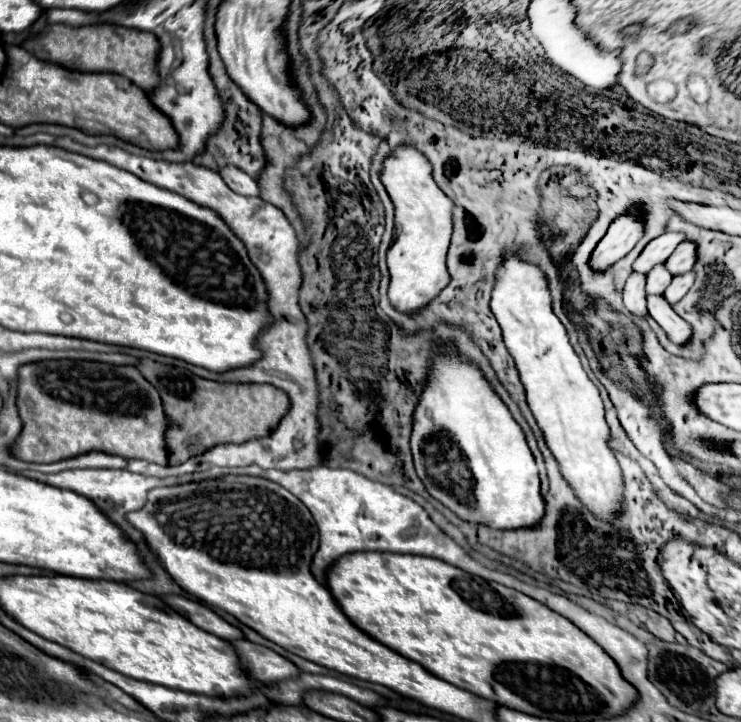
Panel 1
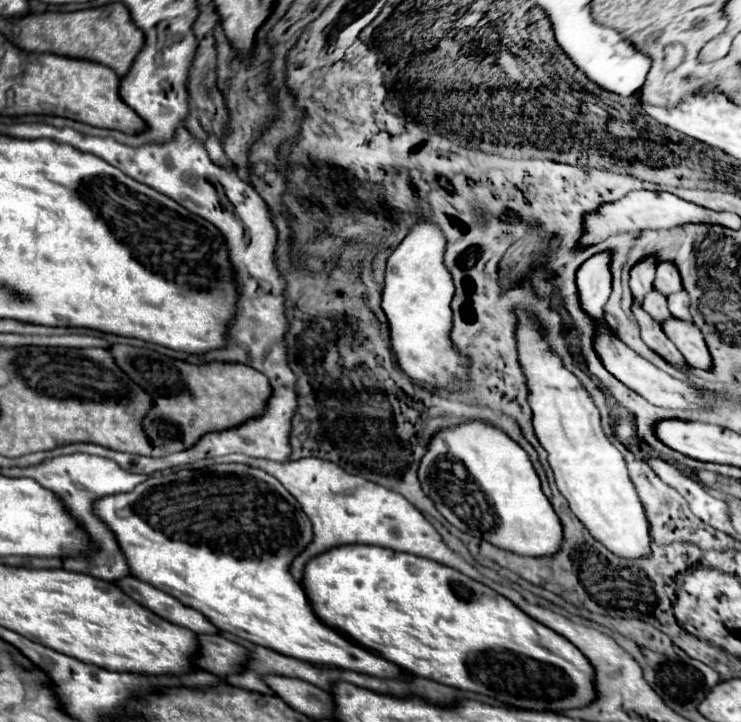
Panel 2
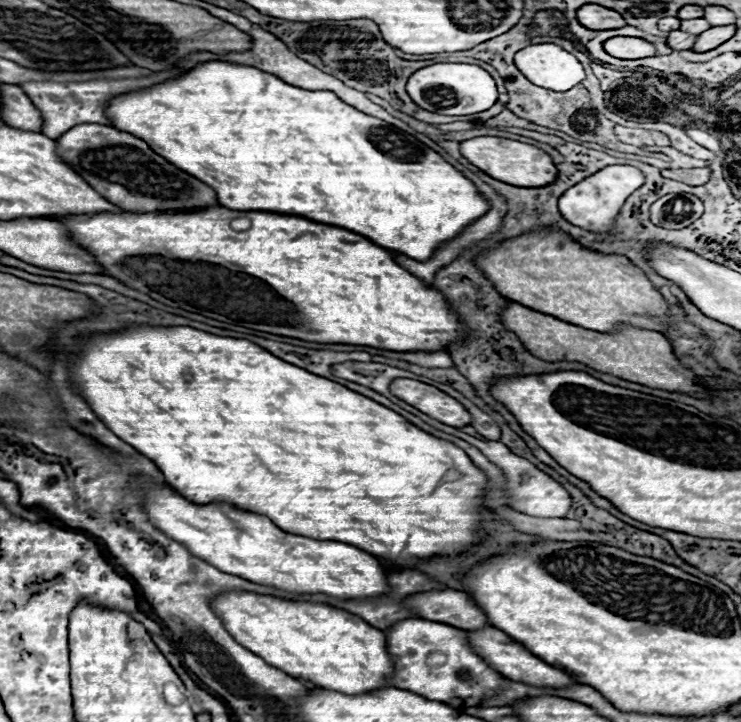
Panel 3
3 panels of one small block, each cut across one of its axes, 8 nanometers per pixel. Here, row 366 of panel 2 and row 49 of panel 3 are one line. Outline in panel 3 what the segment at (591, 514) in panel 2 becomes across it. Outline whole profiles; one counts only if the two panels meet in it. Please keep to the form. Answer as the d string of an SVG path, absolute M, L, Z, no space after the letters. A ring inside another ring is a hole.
M558 44L526 46L518 50L514 62L530 82L554 92L566 92L586 78L578 58Z

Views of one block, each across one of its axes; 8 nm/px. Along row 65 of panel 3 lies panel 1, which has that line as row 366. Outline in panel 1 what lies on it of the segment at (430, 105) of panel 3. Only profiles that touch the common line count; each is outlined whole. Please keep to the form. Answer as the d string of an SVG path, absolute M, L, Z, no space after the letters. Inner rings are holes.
M452 354L434 362L434 374L422 392L420 404L414 416L414 434L410 440L414 464L420 480L430 496L442 502L460 520L488 526L494 530L522 530L536 528L544 514L546 502L540 494L540 478L534 456L526 444L522 428L514 422L508 408L494 394L490 384L482 378L482 372Z

